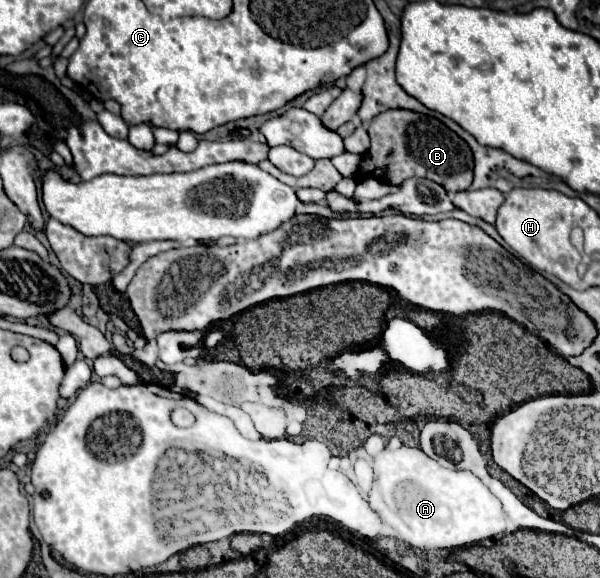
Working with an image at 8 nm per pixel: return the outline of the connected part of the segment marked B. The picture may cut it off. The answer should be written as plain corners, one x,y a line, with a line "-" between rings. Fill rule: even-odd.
387,110
369,124
371,148
363,158
361,174
371,176
377,166
387,166
385,182
401,184
407,178
429,178
447,192
467,190
473,182
473,154
463,138
433,116
411,110

